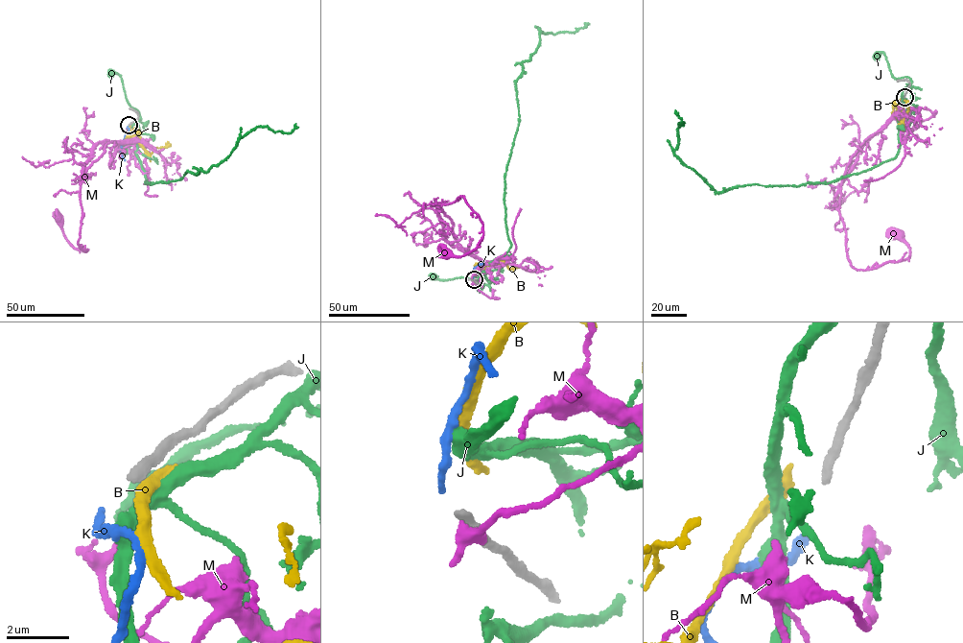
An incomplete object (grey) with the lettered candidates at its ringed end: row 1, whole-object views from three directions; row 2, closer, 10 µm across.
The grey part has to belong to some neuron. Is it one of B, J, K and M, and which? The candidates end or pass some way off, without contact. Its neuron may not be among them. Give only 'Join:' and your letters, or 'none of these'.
Join: K

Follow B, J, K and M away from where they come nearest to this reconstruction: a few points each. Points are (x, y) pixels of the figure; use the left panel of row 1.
B: (129, 125), (132, 134), (149, 154), (156, 148), (167, 147), (166, 143)
J: (129, 126), (140, 119), (140, 115), (128, 102), (121, 78), (110, 72)
K: (128, 127), (129, 132), (121, 146), (125, 160)
M: (129, 128), (136, 133), (134, 140), (109, 142), (82, 178), (78, 244), (85, 251), (67, 240), (59, 219)

